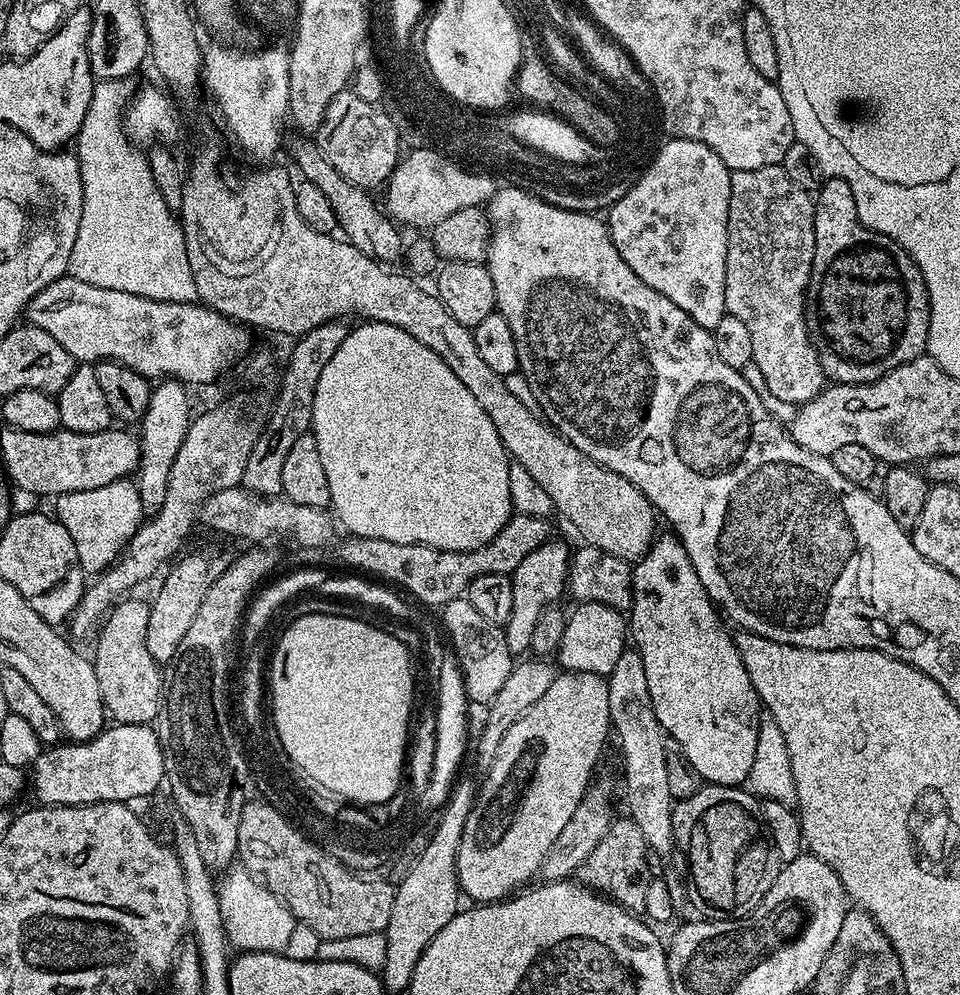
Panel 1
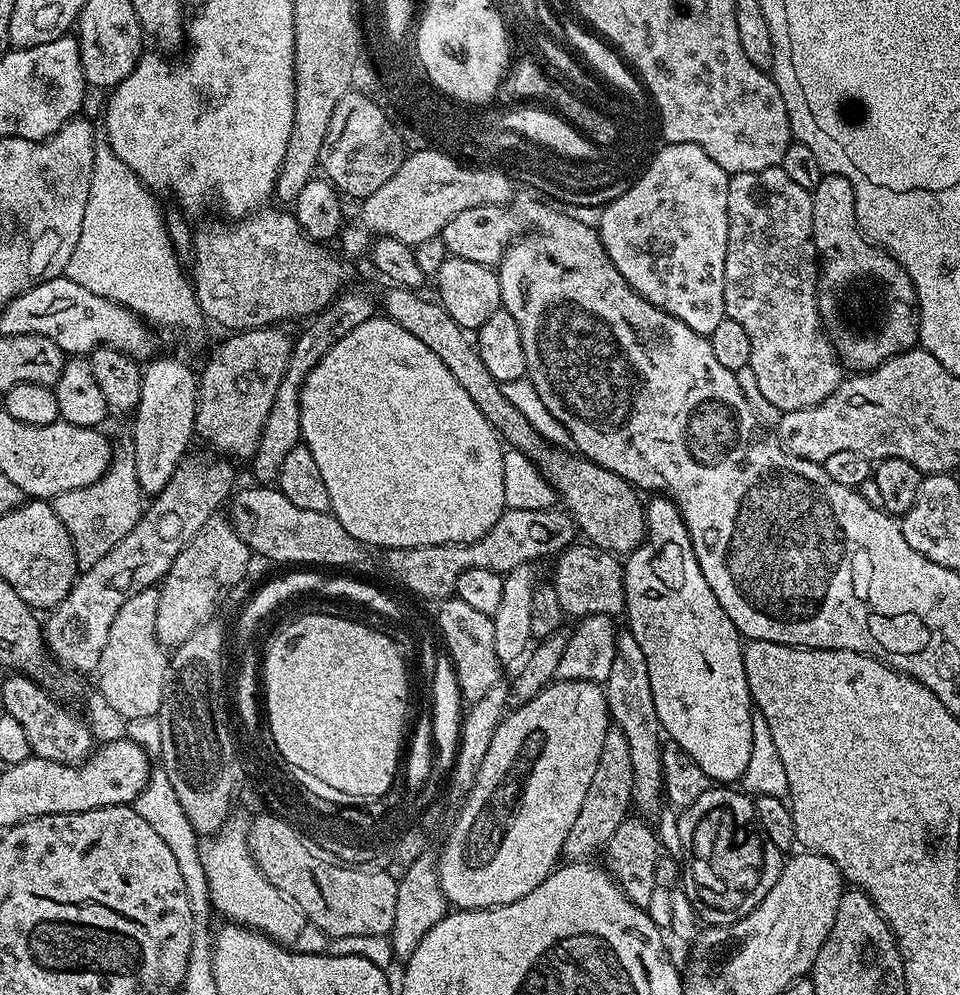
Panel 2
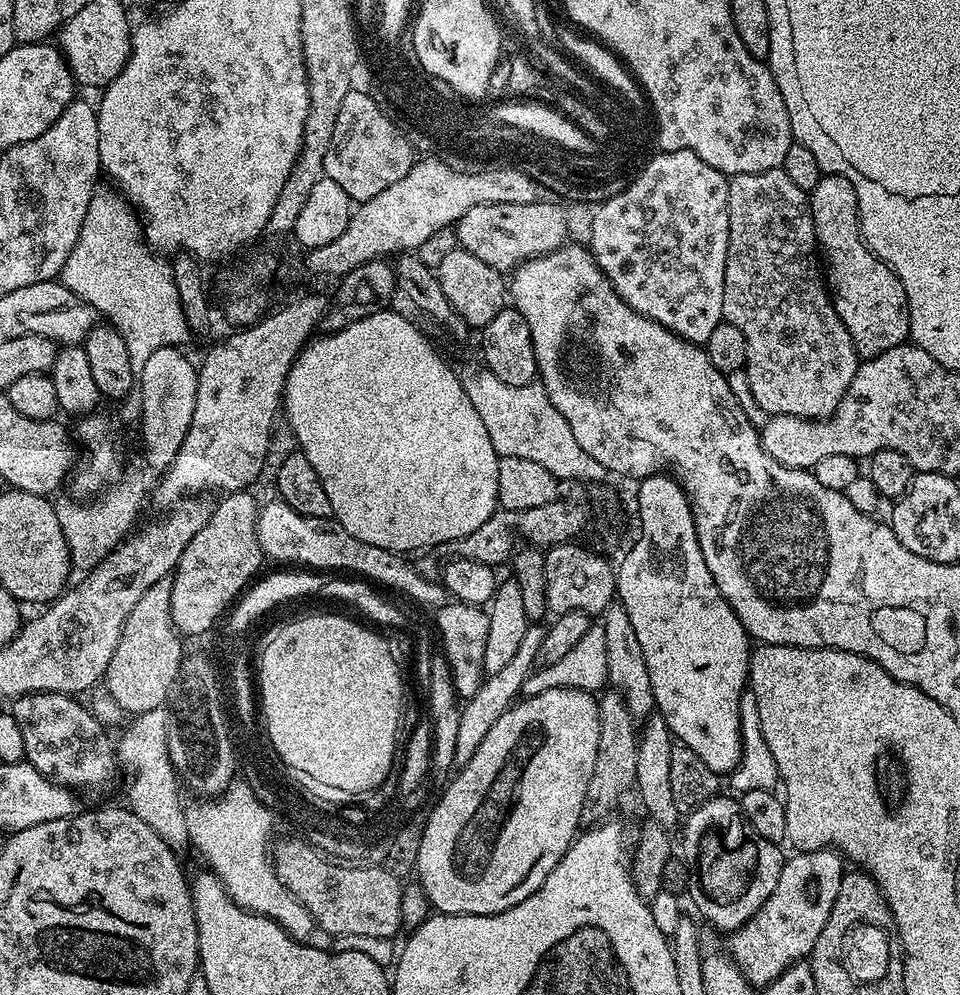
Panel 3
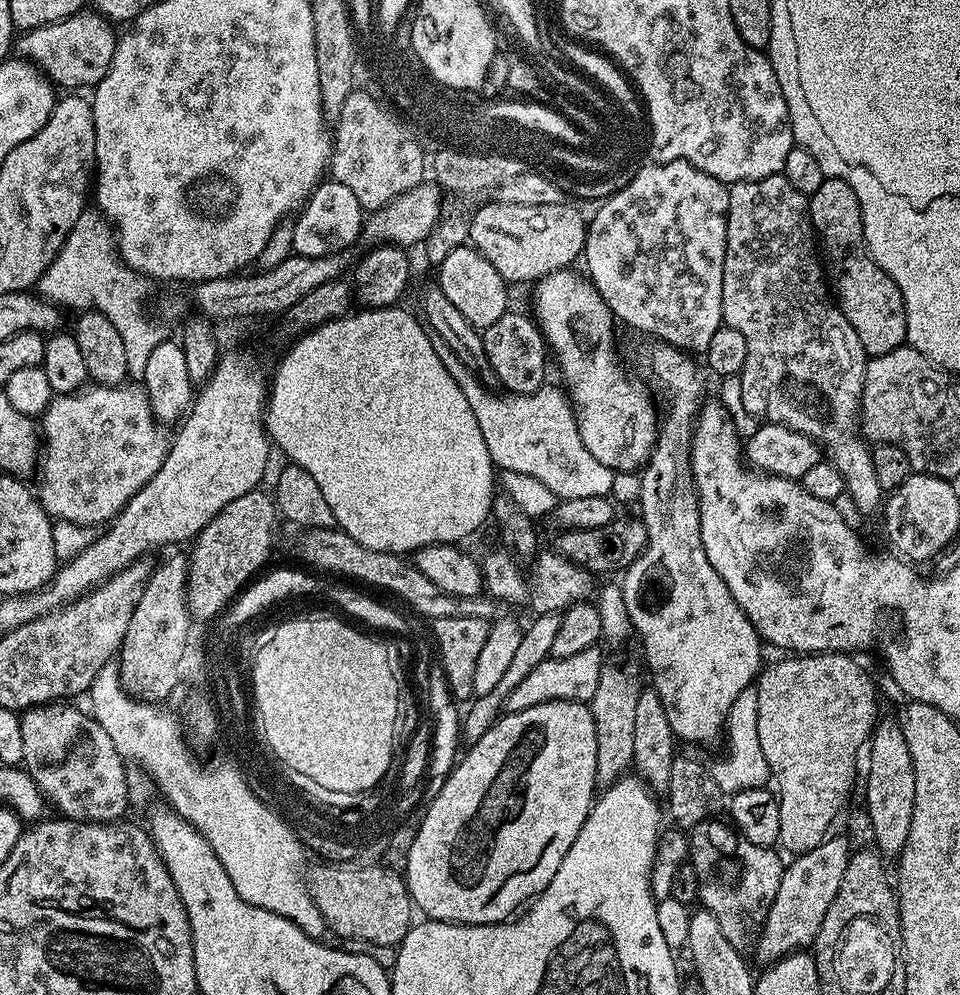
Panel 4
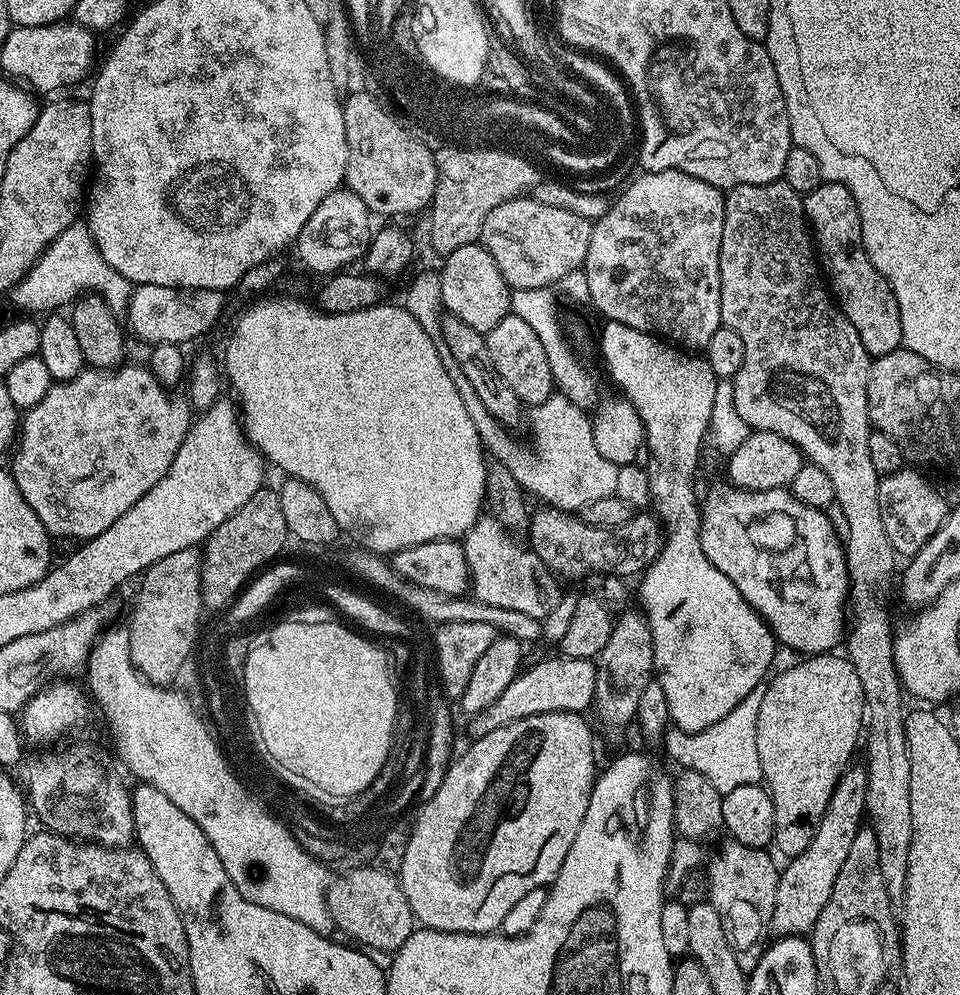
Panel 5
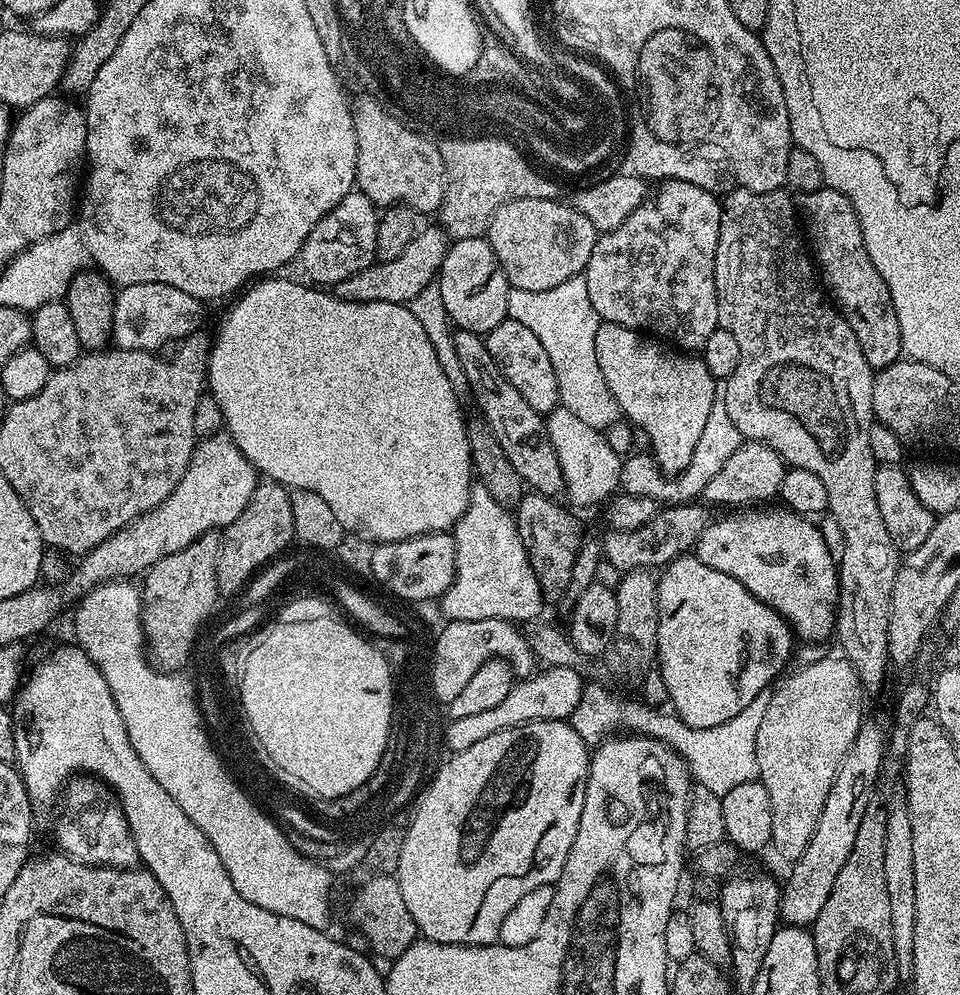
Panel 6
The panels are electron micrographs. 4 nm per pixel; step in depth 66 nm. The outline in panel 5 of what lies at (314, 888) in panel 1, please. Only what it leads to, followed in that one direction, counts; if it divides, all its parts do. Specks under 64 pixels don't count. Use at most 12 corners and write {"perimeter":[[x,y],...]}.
{"perimeter":[[382,872],[329,889],[332,923],[357,945],[395,953],[414,917]]}

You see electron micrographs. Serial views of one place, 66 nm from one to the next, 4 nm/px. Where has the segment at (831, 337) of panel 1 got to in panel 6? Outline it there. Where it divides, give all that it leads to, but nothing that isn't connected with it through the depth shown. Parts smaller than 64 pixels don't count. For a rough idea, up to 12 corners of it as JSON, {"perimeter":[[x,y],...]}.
{"perimeter":[[850,198],[798,200],[819,279],[874,370],[901,359],[898,314]]}

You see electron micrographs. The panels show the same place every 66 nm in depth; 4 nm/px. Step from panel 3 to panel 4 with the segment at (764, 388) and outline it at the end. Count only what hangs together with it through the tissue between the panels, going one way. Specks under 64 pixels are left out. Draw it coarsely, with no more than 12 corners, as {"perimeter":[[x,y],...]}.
{"perimeter":[[728,189],[723,323],[741,402],[823,445],[864,512],[866,353],[808,197]]}

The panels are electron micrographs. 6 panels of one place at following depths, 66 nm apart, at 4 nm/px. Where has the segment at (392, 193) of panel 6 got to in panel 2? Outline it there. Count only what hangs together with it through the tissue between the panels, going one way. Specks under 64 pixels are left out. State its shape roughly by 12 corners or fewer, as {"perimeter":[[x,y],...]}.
{"perimeter":[[346,93],[319,163],[363,202],[398,174],[403,138],[381,108]]}

